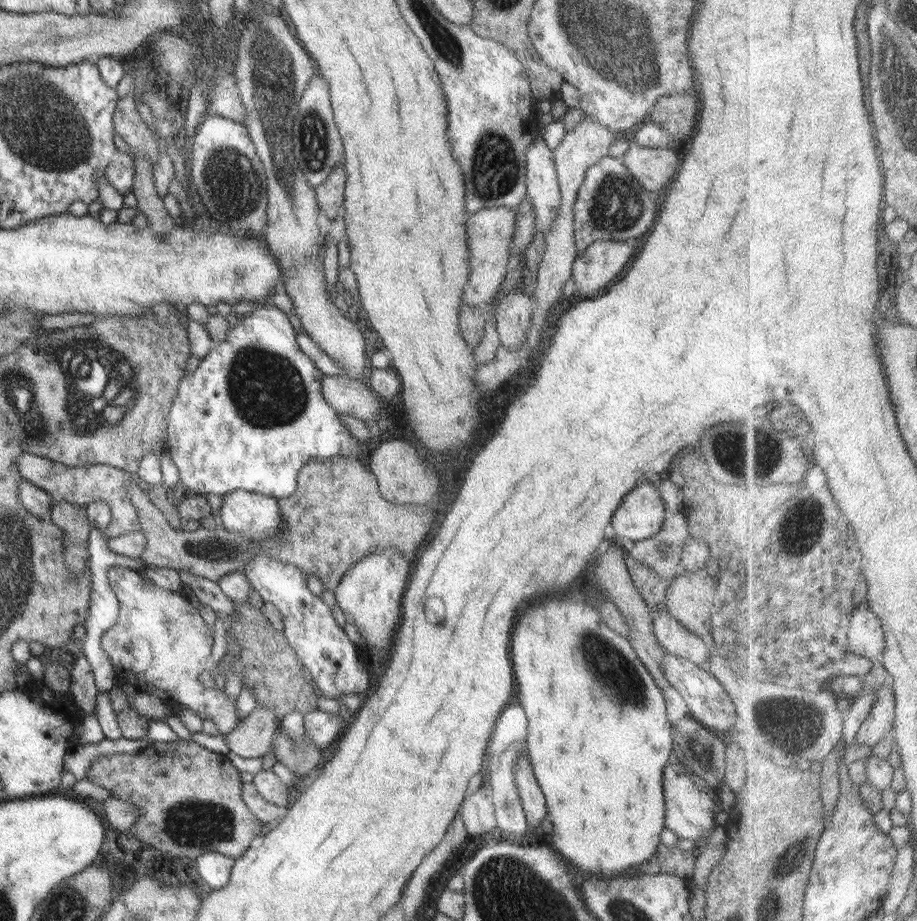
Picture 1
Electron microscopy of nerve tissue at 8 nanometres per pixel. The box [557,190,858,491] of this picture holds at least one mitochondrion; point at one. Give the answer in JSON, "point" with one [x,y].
{"point":[732,456]}

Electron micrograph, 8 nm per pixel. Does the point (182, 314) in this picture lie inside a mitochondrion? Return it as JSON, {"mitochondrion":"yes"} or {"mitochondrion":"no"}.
{"mitochondrion":"no"}

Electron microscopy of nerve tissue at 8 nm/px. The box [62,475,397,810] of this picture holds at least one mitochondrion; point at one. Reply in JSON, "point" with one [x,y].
{"point":[228,553]}

